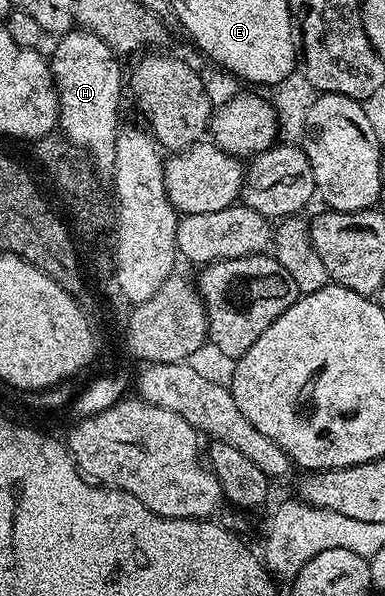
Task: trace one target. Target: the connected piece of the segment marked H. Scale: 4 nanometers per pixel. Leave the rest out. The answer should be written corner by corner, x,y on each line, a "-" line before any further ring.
72,29
66,35
58,36
55,48
49,54
51,76
59,94
58,130
63,138
75,144
84,152
100,176
110,176
115,170
115,154
117,153
117,137
121,130
119,123
119,102
125,95
125,71
119,68
120,56
91,31

